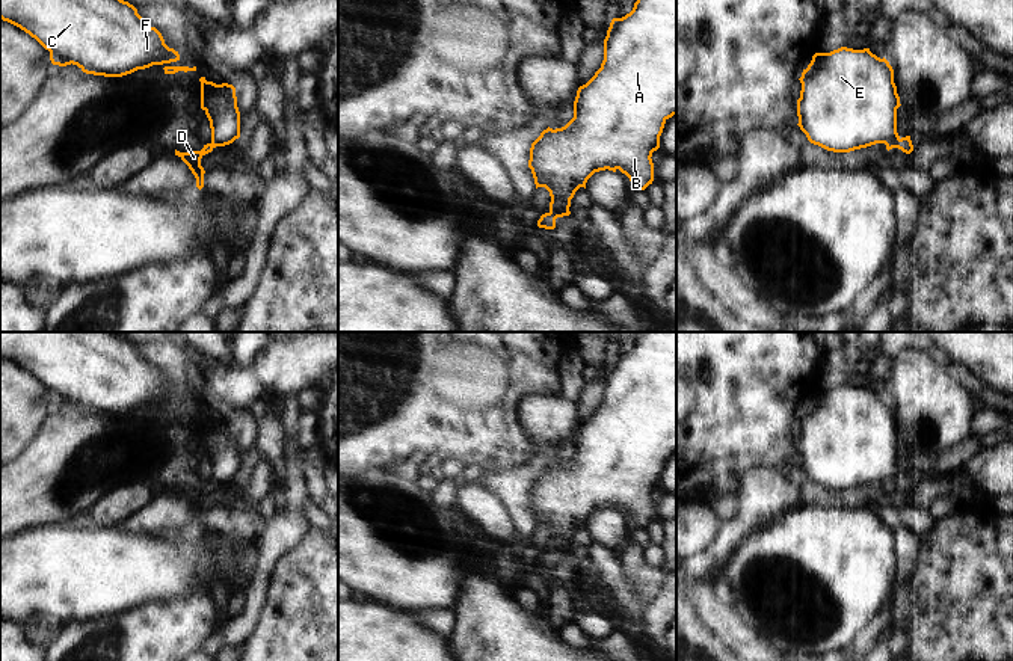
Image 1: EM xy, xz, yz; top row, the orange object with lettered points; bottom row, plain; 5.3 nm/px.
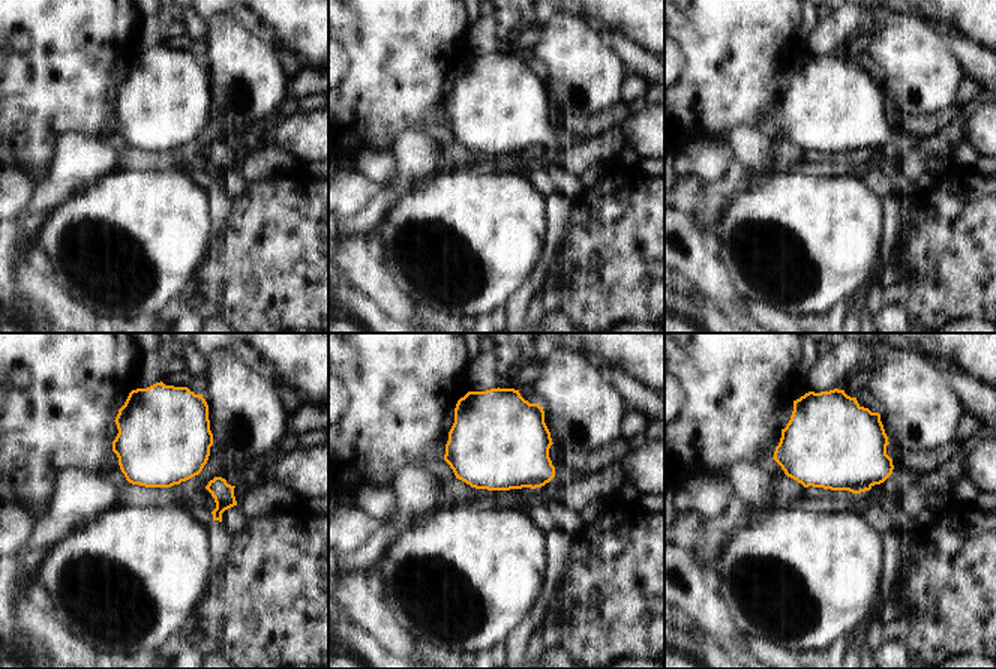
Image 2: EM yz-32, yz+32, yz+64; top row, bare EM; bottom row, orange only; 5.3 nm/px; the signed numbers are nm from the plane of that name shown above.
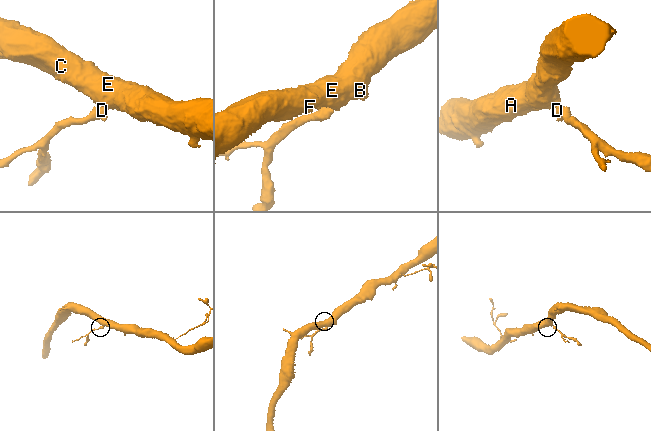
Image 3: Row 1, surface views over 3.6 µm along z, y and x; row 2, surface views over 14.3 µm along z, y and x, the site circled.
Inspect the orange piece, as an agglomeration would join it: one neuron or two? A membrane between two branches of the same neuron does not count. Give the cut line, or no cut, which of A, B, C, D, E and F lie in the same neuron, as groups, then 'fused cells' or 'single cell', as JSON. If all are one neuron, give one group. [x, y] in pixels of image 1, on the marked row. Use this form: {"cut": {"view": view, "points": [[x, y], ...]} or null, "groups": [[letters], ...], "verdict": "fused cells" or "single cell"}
{"cut": null, "groups": [["A", "B", "C", "D", "E", "F"]], "verdict": "single cell"}

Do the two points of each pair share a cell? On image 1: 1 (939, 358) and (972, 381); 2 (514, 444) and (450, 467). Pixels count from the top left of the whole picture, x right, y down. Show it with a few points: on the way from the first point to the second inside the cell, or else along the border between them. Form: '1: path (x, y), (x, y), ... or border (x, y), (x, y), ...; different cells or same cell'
1: path (947, 364), (965, 378); same cell
2: border (444, 458), (453, 458), (464, 465); different cells

